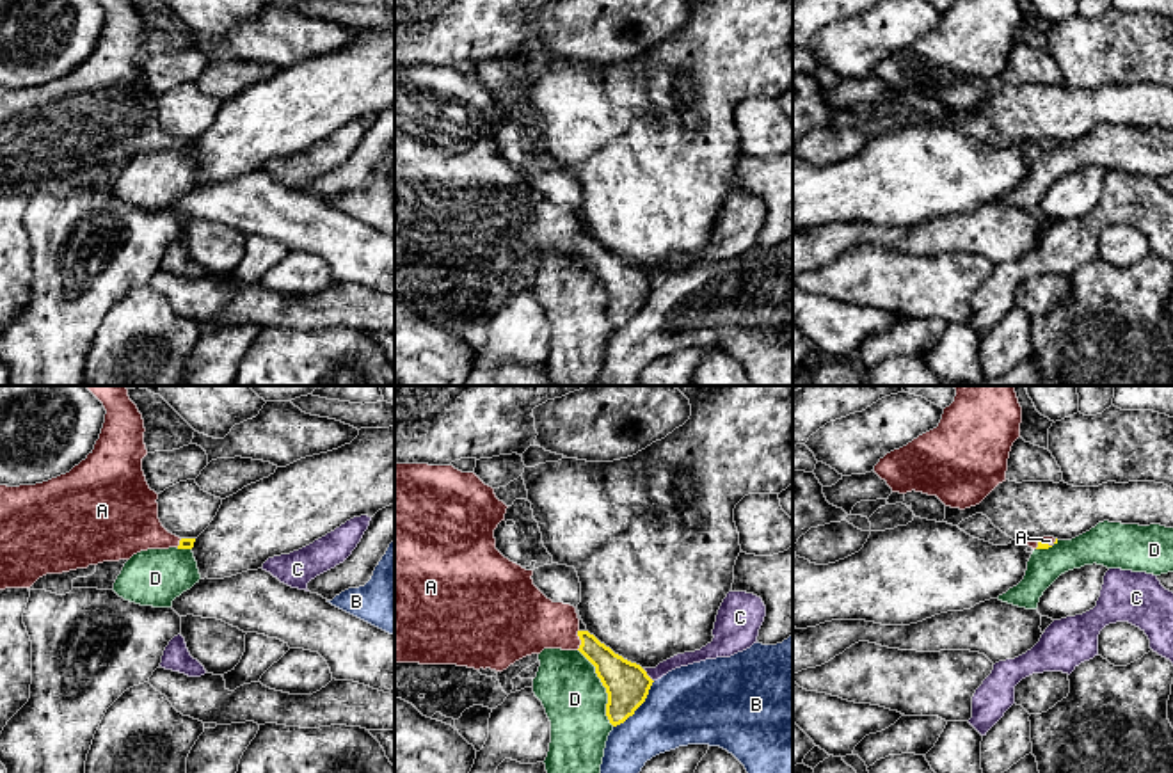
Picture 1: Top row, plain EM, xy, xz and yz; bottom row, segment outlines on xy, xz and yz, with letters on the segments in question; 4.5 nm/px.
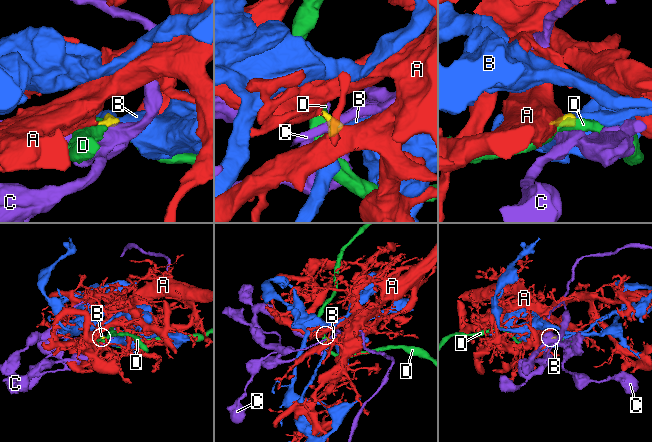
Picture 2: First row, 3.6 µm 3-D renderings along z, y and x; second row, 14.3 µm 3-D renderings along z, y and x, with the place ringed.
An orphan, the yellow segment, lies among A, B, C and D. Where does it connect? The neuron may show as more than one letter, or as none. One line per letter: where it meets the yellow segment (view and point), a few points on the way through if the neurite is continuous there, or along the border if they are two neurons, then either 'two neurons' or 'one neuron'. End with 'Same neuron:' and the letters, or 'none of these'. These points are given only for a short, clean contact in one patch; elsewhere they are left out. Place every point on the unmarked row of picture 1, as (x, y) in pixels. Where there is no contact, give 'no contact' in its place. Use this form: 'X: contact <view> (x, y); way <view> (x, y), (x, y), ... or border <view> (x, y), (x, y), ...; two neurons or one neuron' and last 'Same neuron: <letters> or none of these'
A: contact xz (580, 240); way xz (619, 278), (580, 240), (528, 224); one neuron
B: contact xz (638, 308); border xz (654, 283), (646, 302), (614, 329); two neurons
C: contact xz (647, 278); border xz (642, 270), (653, 283); two neurons
D: contact xz (605, 288); border xz (578, 251), (594, 269), (605, 290), (606, 320), (614, 327); two neurons
Same neuron: A

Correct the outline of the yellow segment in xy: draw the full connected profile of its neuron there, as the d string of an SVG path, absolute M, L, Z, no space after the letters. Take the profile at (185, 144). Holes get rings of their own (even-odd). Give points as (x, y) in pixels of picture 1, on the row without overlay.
M98 0L107 16L94 52L69 75L36 87L0 87L0 192L30 190L46 176L130 162L148 151L192 151L196 140L169 135L158 121L142 60L144 21L130 0Z

